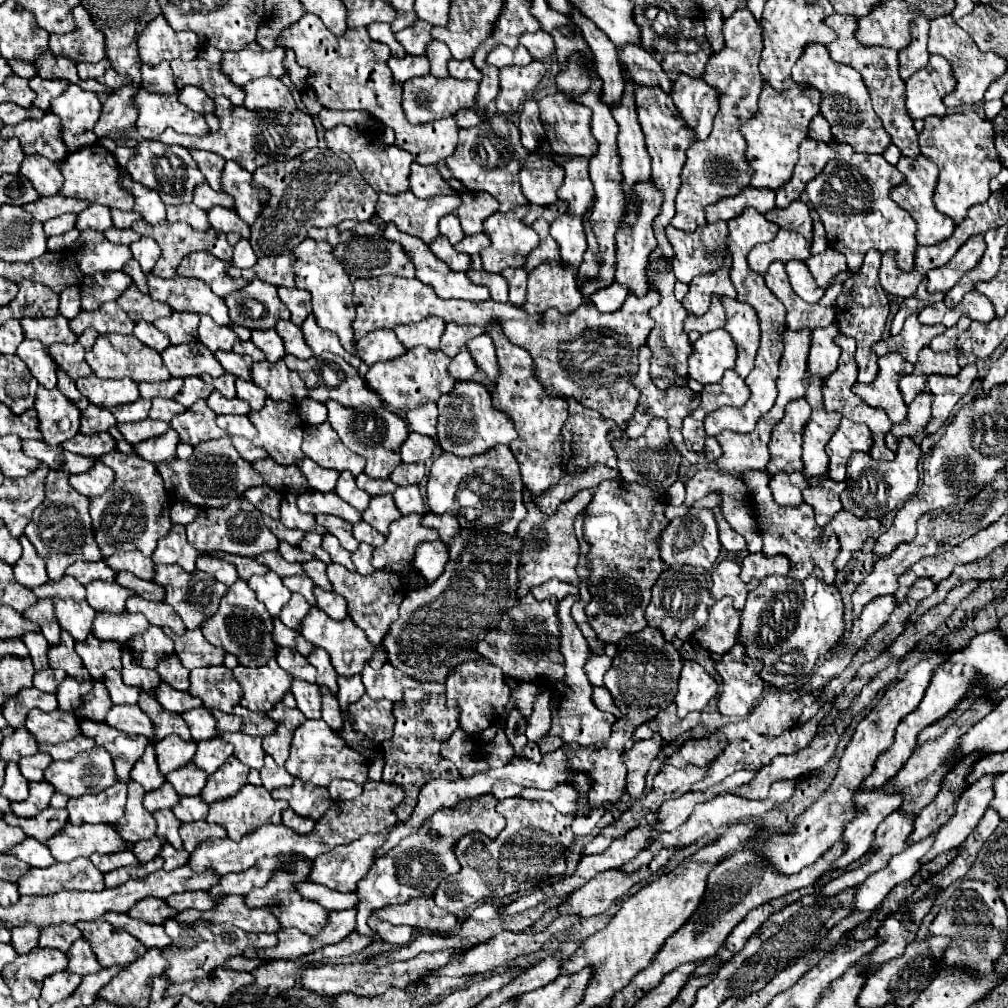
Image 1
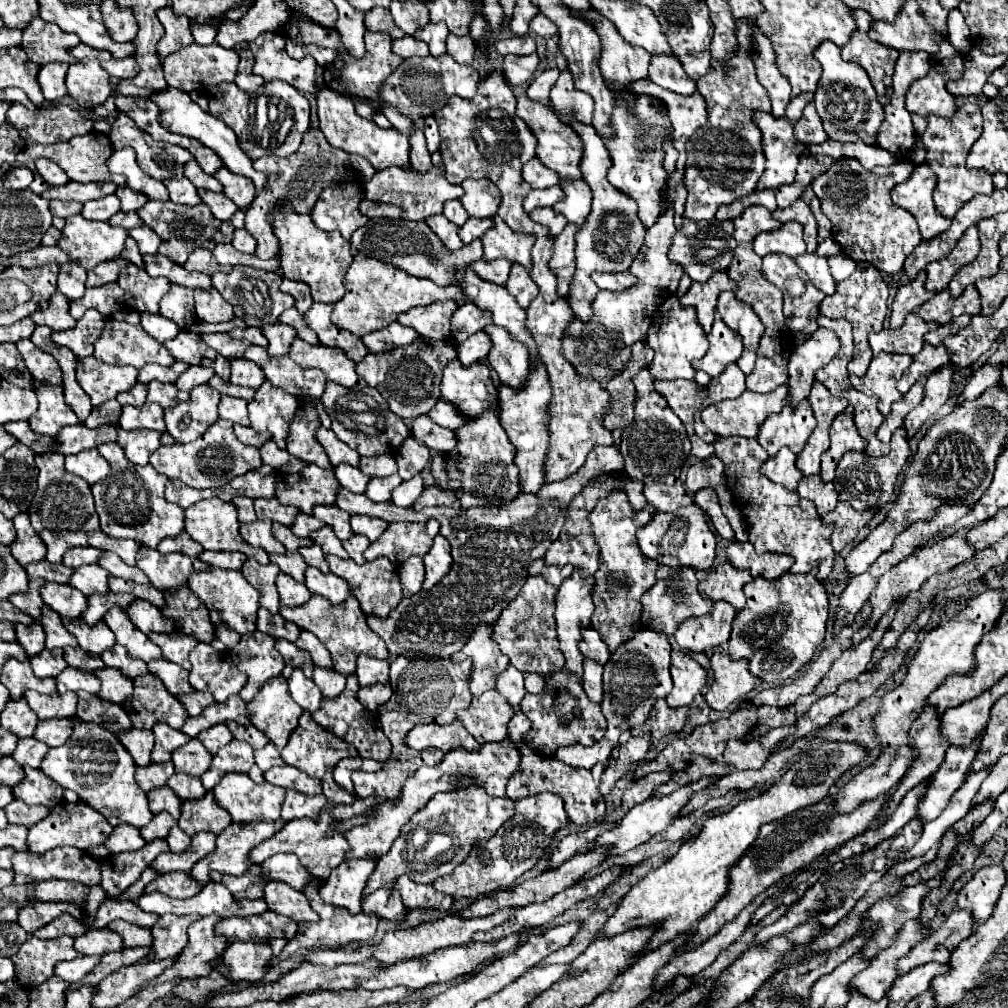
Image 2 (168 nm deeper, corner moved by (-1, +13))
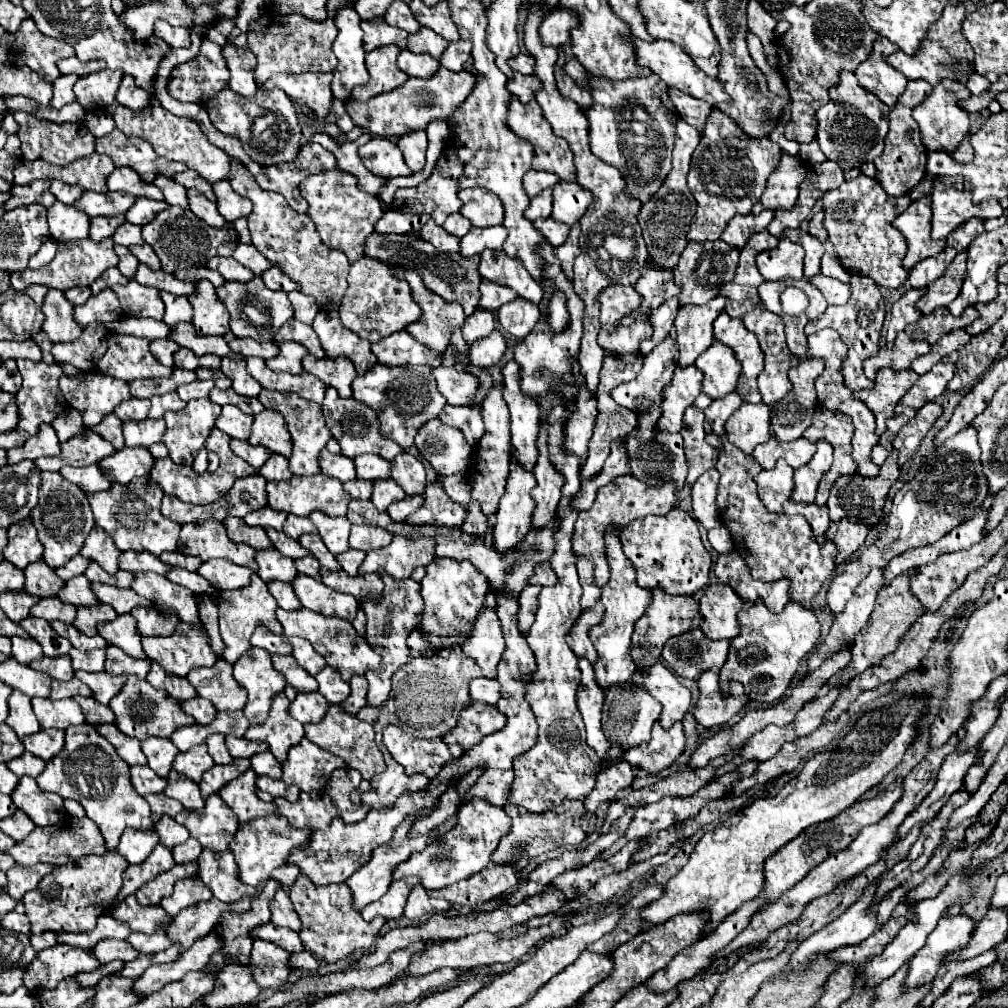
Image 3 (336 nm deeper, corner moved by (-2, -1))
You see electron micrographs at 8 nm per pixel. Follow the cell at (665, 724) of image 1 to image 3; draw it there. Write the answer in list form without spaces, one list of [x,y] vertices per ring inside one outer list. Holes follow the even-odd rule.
[[[655,722],[653,738],[643,746],[635,746],[635,750],[627,750],[623,758],[631,766],[637,766],[647,774],[659,774],[661,770],[671,766],[683,750],[685,750],[683,724],[677,722],[673,728],[663,730],[659,722]]]

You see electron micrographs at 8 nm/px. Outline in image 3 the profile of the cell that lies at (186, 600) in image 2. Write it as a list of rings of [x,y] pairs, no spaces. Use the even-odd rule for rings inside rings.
[[[137,572],[131,588],[139,596],[145,596],[145,598],[157,602],[159,606],[163,606],[167,610],[175,610],[179,614],[179,620],[191,622],[191,624],[199,622],[197,600],[191,594],[191,590],[187,590],[183,586],[175,586],[165,576],[153,574],[153,572]]]

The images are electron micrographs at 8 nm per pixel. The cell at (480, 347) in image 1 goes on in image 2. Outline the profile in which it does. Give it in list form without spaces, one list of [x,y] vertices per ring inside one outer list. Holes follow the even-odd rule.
[[[494,324],[486,326],[484,332],[492,340],[488,362],[498,372],[500,382],[510,384],[512,388],[522,388],[528,376],[526,348],[522,348],[522,344],[518,344],[516,340],[510,340],[508,332]]]

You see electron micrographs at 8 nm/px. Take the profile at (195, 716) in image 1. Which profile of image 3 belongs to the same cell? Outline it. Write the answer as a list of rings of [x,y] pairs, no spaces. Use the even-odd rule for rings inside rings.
[[[195,696],[195,698],[185,700],[181,704],[183,704],[183,710],[187,714],[191,714],[199,724],[209,724],[215,718],[215,714],[217,714],[217,710],[213,708],[213,704],[209,700],[201,698],[201,696]]]

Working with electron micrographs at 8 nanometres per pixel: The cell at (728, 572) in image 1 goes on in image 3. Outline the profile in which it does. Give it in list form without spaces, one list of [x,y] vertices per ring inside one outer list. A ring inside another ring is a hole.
[[[711,584],[705,588],[705,594],[699,600],[699,608],[703,614],[701,630],[711,640],[735,638],[739,634],[737,612],[743,608],[741,598],[723,584]]]

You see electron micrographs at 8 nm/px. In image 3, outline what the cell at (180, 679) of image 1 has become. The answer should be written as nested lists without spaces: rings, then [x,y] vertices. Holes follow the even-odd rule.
[[[179,622],[171,636],[147,636],[141,644],[147,658],[159,662],[169,674],[187,676],[189,670],[213,666],[219,660],[203,624]]]

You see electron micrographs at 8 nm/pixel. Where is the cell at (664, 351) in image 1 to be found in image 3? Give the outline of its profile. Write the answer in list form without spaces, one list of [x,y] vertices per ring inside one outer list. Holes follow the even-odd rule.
[[[675,368],[671,386],[667,386],[667,390],[663,392],[663,416],[655,424],[657,432],[681,432],[683,414],[701,394],[701,382],[703,372],[699,372],[699,368]]]

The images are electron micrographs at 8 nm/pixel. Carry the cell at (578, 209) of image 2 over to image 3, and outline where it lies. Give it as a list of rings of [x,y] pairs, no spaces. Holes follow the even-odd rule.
[[[557,182],[553,186],[553,218],[573,226],[591,206],[591,192],[583,190],[577,182]]]

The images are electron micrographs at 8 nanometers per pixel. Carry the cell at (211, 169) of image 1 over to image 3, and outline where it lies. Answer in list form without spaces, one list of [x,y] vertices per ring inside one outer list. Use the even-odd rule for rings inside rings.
[[[151,104],[139,112],[133,112],[125,106],[117,106],[113,112],[113,120],[117,124],[117,128],[127,134],[127,136],[135,136],[135,138],[143,138],[145,142],[149,142],[155,152],[167,160],[175,160],[175,162],[183,162],[189,168],[197,170],[203,178],[207,178],[207,182],[217,182],[223,180],[229,170],[231,170],[231,158],[229,154],[225,154],[221,148],[217,146],[209,146],[207,136],[201,132],[199,124],[189,120],[189,118],[177,118],[171,112],[167,112],[163,106],[159,104]]]

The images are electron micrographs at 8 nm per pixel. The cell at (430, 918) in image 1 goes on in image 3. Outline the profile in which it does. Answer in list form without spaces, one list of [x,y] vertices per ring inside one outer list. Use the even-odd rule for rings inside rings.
[[[417,884],[409,898],[407,898],[407,906],[405,906],[405,916],[407,918],[425,918],[425,916],[431,916],[431,914],[445,914],[449,910],[449,902],[447,900],[437,900],[437,898],[431,898],[427,894],[427,890]]]

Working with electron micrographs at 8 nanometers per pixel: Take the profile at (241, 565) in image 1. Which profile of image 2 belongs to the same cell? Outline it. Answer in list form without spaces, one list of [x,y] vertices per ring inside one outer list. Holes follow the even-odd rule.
[[[208,498],[208,500],[200,500],[198,504],[194,504],[192,508],[186,510],[186,530],[192,532],[192,538],[196,542],[200,542],[204,548],[208,550],[238,550],[242,554],[246,554],[246,558],[254,558],[260,564],[270,564],[270,556],[266,554],[266,550],[262,548],[254,548],[250,544],[246,544],[238,532],[238,518],[234,516],[234,506],[230,502],[222,502],[218,498]]]

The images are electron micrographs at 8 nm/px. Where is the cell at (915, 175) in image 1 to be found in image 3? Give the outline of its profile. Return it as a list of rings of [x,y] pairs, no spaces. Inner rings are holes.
[[[923,198],[913,202],[909,210],[895,218],[895,228],[907,240],[907,256],[903,268],[911,270],[917,262],[937,256],[945,248],[945,240],[931,240],[931,200]]]

